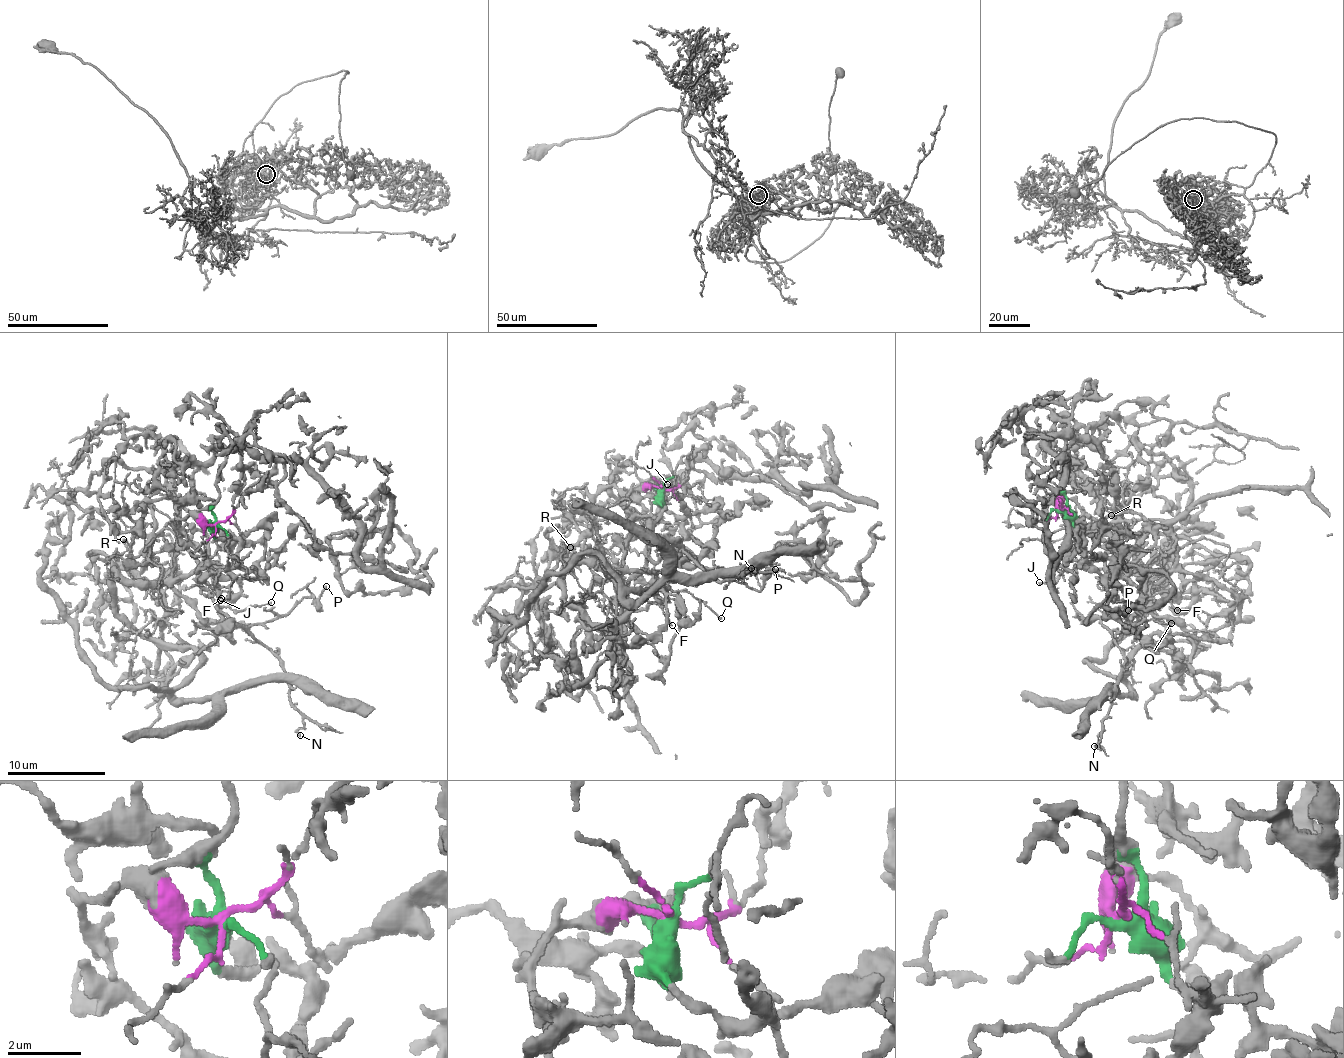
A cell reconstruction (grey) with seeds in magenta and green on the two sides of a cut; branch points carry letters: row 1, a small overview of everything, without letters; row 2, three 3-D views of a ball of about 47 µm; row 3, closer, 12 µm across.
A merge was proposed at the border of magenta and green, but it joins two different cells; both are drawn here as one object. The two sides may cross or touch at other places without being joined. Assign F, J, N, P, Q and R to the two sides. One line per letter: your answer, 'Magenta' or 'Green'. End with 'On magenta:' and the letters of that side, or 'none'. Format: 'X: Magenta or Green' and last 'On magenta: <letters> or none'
F: Magenta
J: Magenta
N: Magenta
P: Magenta
Q: Magenta
R: Magenta
On magenta: F, J, N, P, Q, R

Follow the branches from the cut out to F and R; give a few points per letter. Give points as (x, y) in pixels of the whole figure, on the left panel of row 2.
F: (217, 524), (197, 525), (187, 516), (180, 519), (182, 533), (173, 518), (175, 530), (190, 537), (222, 597)
R: (217, 524), (197, 525), (187, 516), (180, 519), (182, 533), (173, 518), (176, 526), (122, 540)

